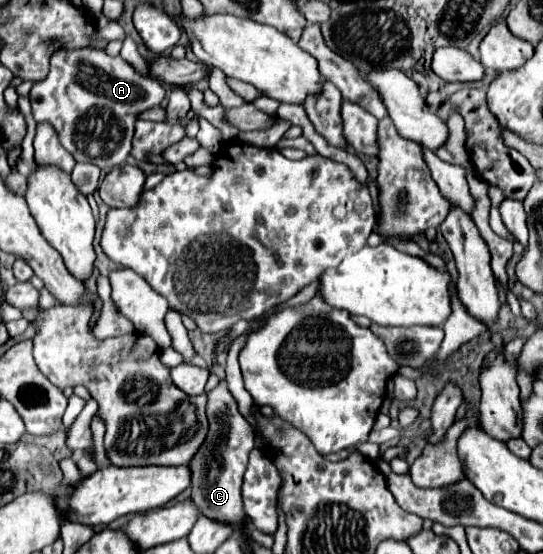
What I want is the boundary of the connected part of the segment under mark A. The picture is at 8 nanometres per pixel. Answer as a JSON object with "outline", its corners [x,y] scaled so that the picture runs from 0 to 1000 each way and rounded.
{"outline":[[[190,88],[101,92],[83,146],[55,164],[57,204],[68,222],[94,222],[112,262],[138,291],[171,294],[186,305],[227,298],[238,283],[252,208],[297,190],[308,164],[271,135],[249,128],[223,99],[201,103]]]}

